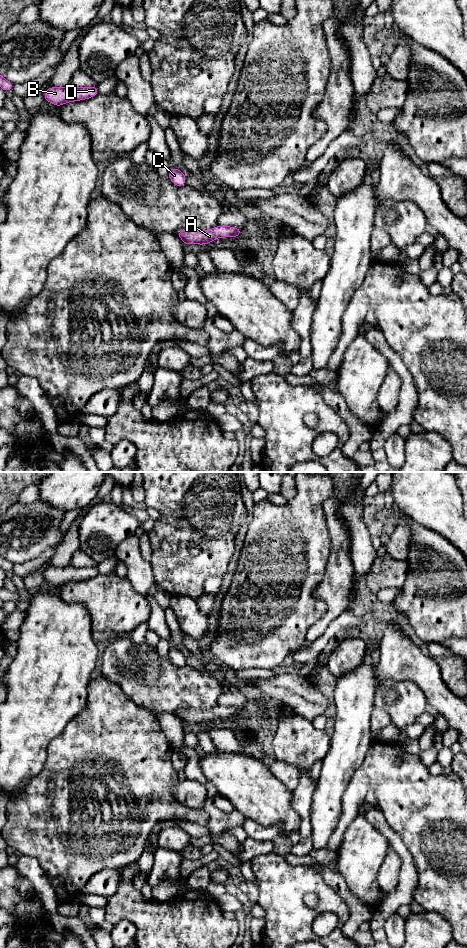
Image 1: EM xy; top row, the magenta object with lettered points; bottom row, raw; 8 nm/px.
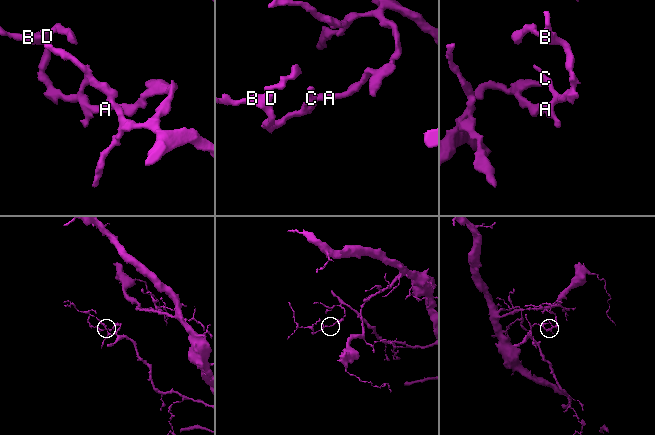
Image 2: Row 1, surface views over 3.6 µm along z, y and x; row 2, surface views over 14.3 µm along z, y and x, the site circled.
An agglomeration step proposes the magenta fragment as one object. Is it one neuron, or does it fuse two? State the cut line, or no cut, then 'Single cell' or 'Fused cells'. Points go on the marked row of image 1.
No split. Single cell

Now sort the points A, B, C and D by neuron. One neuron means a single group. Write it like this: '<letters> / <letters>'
A B C D

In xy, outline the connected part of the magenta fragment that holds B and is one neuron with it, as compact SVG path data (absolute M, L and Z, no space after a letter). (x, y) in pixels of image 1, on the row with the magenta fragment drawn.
M97 84L91 87L50 87L44 91L45 102L49 102L58 108L68 102L82 101L95 97L98 92Z

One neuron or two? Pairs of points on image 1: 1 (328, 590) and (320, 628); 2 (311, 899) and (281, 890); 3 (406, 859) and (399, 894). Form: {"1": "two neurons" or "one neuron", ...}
{"1": "one neuron", "2": "two neurons", "3": "one neuron"}

